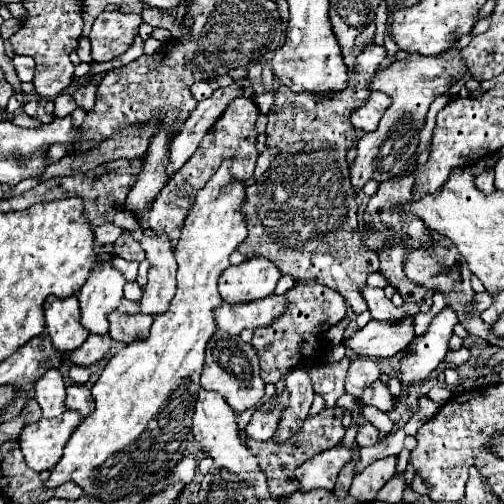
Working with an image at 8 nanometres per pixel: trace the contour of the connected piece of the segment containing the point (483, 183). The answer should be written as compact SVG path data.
M484 169L482 173L476 175L476 187L482 191L482 193L492 193L496 187L494 187L494 171L492 169Z

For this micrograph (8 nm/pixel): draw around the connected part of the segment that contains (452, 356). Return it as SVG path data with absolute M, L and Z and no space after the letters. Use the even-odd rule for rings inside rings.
M462 347L460 351L448 351L448 355L446 355L446 361L448 361L450 365L454 365L454 367L466 363L468 359L470 359L470 351L468 351L466 347Z

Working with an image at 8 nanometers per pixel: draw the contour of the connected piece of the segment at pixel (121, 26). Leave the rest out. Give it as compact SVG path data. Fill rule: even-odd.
M104 11L96 17L90 41L92 41L92 61L112 61L122 55L138 33L142 17L138 13L122 11Z

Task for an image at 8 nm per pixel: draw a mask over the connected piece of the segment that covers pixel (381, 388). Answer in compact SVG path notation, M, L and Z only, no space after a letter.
M380 379L374 381L370 387L366 387L366 391L360 395L360 401L362 401L362 405L376 405L384 413L392 411L392 405L394 405L394 399L388 391L388 385L382 383Z

